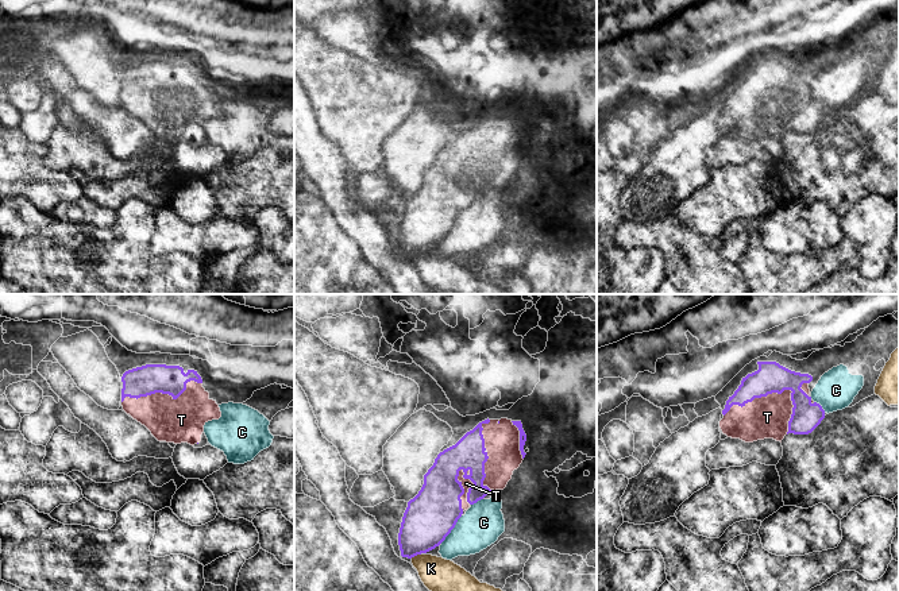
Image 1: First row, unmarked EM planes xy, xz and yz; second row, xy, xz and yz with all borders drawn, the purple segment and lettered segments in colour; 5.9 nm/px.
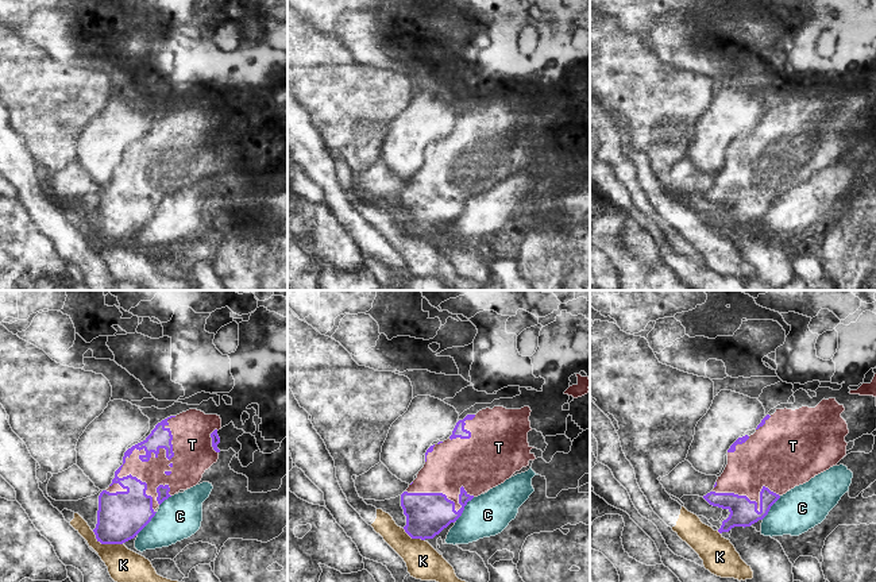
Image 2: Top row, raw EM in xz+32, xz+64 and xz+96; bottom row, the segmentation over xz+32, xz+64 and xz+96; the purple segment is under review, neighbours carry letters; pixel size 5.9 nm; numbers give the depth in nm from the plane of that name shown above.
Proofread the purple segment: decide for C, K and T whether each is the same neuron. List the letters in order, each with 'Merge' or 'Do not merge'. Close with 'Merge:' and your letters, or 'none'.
C: Do not merge
K: Do not merge
T: Merge
Merge: T

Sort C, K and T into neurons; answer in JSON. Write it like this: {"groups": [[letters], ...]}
{"groups": [["C"], ["K"], ["T"]]}

